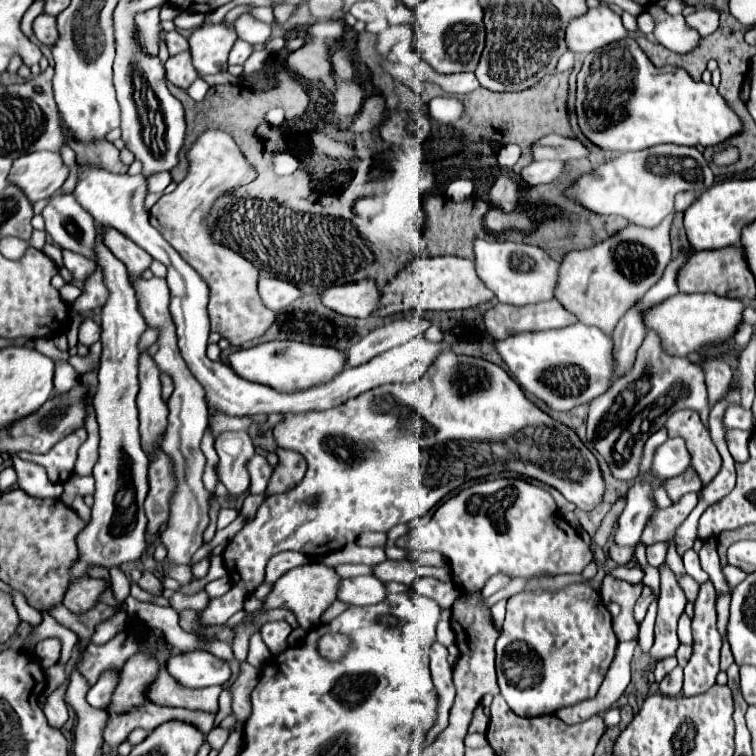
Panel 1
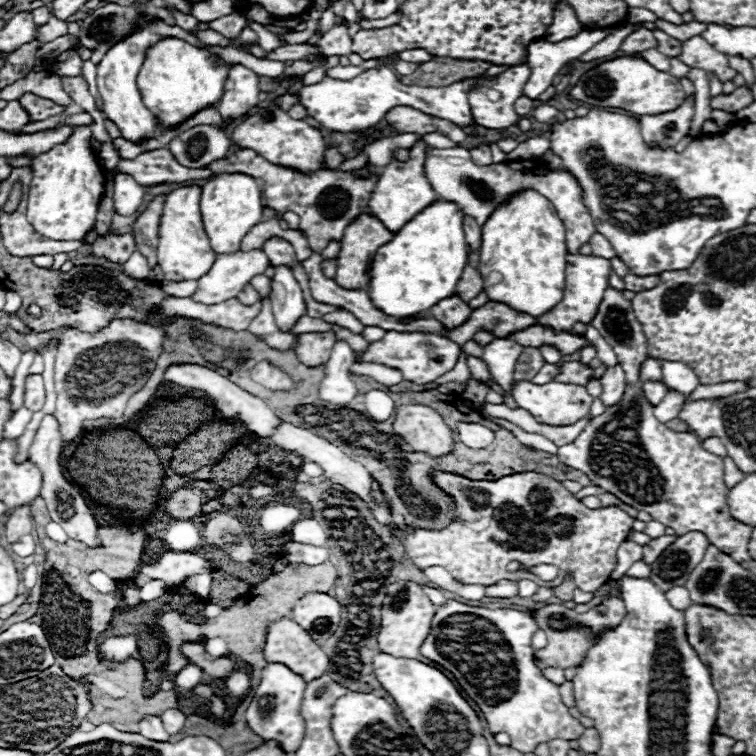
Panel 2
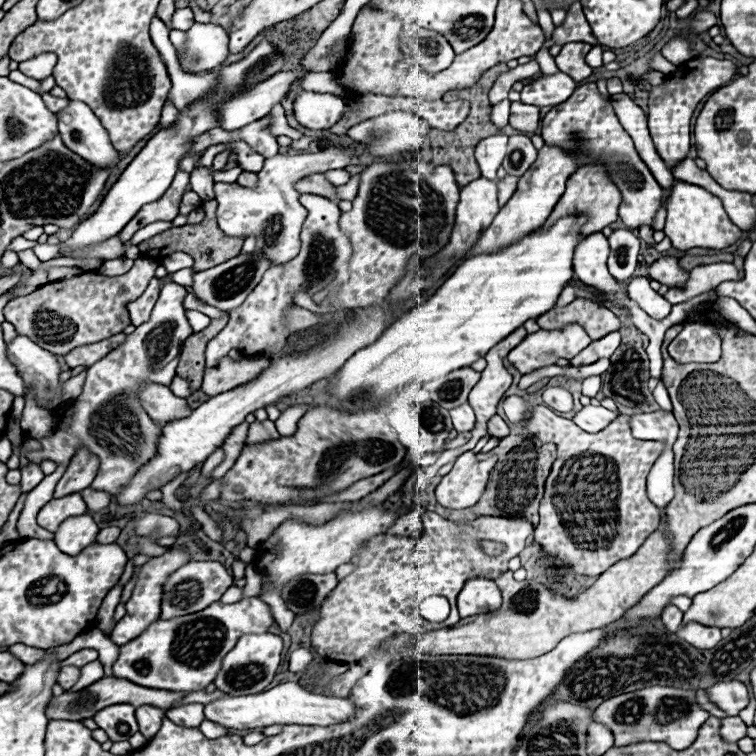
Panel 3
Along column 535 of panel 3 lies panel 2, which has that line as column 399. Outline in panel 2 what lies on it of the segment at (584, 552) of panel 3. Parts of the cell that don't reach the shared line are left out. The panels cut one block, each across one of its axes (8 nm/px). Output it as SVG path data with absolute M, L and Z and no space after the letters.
M398 406L394 432L414 450L430 456L442 456L452 450L452 430L444 424L442 416L428 406Z

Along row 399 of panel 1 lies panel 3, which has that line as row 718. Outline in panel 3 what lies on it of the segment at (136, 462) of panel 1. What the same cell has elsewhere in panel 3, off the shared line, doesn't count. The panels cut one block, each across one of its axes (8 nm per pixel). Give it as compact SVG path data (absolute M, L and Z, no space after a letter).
M116 704L100 710L94 716L94 720L110 736L112 742L120 742L120 740L128 740L132 734L138 732L134 710L136 708L130 704Z

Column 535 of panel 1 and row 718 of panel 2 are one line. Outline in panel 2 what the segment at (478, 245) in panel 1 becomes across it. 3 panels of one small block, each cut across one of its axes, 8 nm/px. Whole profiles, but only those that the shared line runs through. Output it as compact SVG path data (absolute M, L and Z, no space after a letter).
M268 664L262 672L262 680L256 688L256 694L254 694L254 698L246 710L246 720L248 720L248 726L252 728L252 732L256 732L264 742L276 740L286 754L296 752L300 748L300 740L304 738L304 718L300 716L300 704L304 698L304 688L306 688L306 682L298 674L288 670L284 664Z

